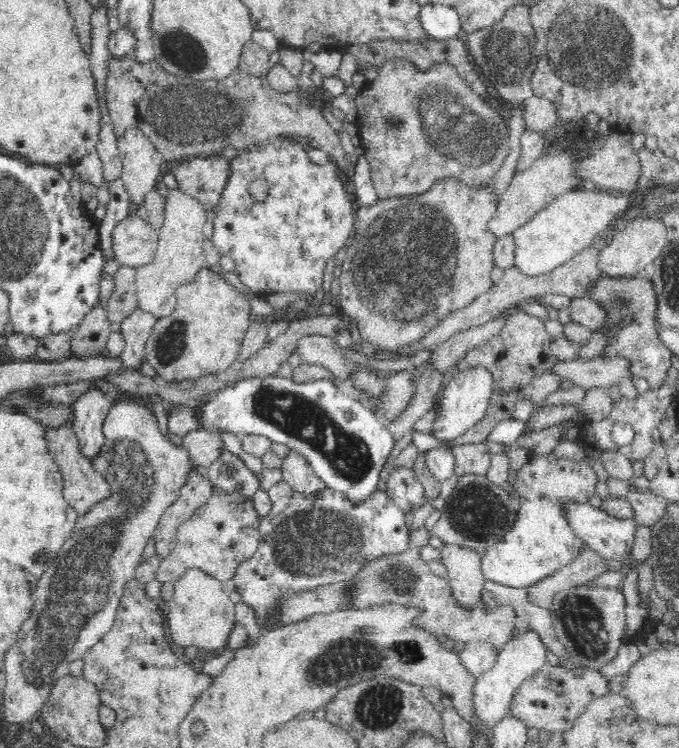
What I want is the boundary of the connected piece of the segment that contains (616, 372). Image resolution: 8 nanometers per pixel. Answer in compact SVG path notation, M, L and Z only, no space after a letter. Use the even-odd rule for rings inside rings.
M577 358L566 362L557 360L550 371L553 376L559 378L560 383L568 380L574 387L579 386L584 389L596 386L610 388L613 383L619 382L623 377L629 377L626 361L619 358L590 360Z

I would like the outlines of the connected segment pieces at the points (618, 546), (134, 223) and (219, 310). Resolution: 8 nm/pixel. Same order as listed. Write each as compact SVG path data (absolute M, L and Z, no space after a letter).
M571 498L556 500L556 507L563 512L563 518L578 539L594 550L600 551L600 554L610 560L610 569L619 569L624 558L632 553L630 546L632 546L632 536L634 536L636 526L632 519L617 520L605 514L600 507L594 507L588 502L578 502Z
M130 212L110 231L110 251L119 264L136 268L152 262L157 249L157 229L142 216Z
M203 265L194 281L177 288L177 302L172 312L156 317L146 340L145 358L166 381L193 382L226 370L238 358L253 314L252 303L243 290L237 290L222 274Z

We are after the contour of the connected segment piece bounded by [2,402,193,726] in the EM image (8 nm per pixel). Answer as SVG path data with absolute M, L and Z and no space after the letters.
M134 402L114 403L110 408L104 423L100 426L100 431L102 431L102 435L105 436L105 442L96 456L92 458L92 461L94 461L94 469L107 478L113 492L113 497L110 497L108 500L102 501L100 504L96 505L92 510L90 510L90 512L88 512L88 514L79 516L77 526L74 527L70 538L58 551L57 558L50 562L47 569L35 583L33 593L33 612L21 624L18 639L15 644L7 650L6 657L4 658L4 665L2 666L2 669L6 672L5 684L7 686L2 689L2 694L4 694L4 702L2 702L2 706L4 706L6 726L27 724L32 719L38 717L45 702L47 701L54 682L56 682L60 676L63 676L69 672L68 665L75 660L86 657L87 651L92 646L96 646L96 642L100 642L101 635L106 634L108 630L112 630L117 604L120 602L122 594L122 586L124 586L124 582L126 582L126 580L130 580L132 576L135 576L134 568L136 568L136 564L138 564L141 560L141 553L144 550L144 546L146 546L149 537L154 535L155 528L159 524L163 513L169 508L168 506L172 505L172 502L176 500L176 496L178 496L178 488L180 488L180 486L182 486L182 482L184 482L184 474L186 474L186 472L188 472L188 470L190 470L193 466L189 460L187 452L183 448L178 448L172 445L171 442L163 436L162 433L160 433L155 416L151 416L149 412L140 406L136 406Z

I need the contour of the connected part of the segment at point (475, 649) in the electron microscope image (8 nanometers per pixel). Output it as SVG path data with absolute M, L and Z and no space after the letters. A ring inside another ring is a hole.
M468 641L460 655L464 667L478 678L496 666L499 653L492 642Z

